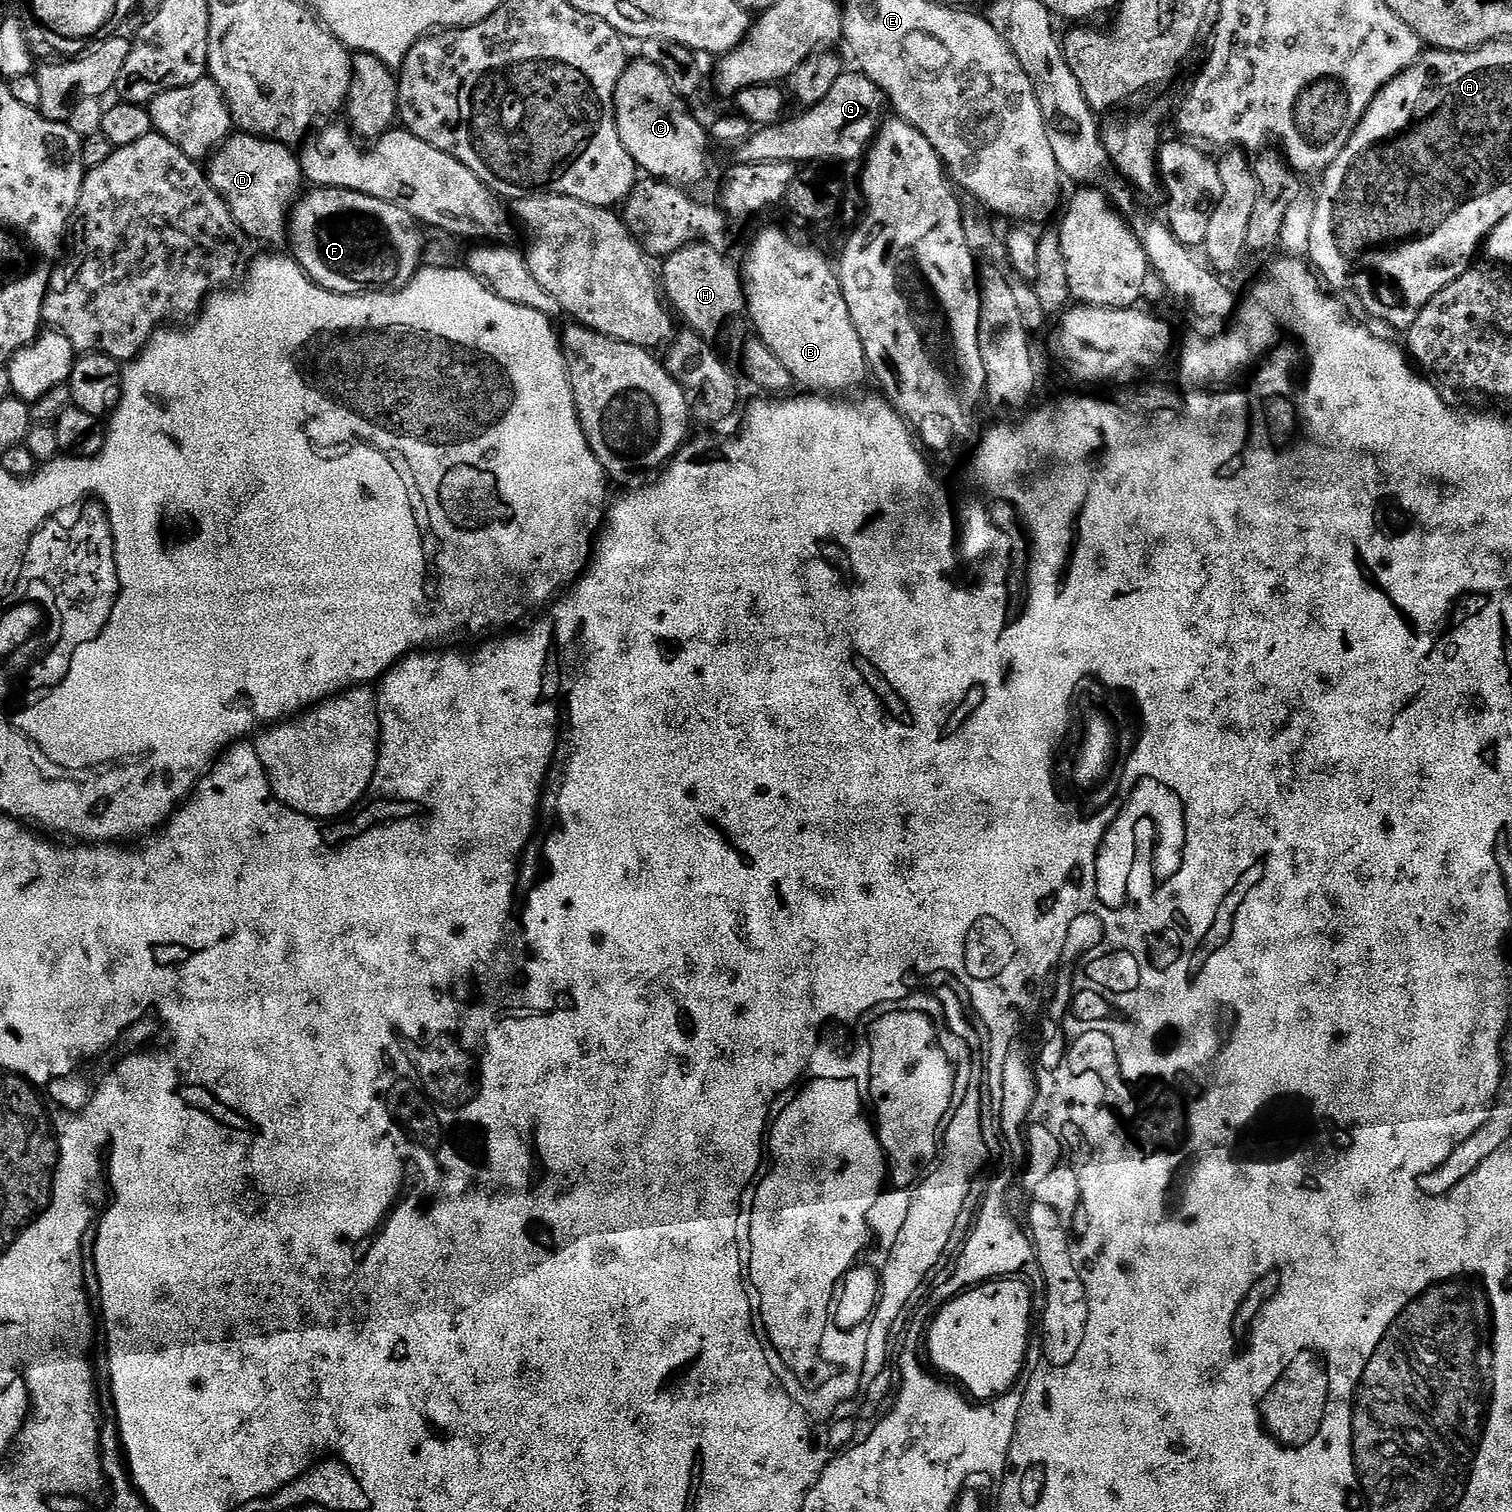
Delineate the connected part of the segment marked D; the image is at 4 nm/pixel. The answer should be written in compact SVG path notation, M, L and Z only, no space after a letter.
M232 134L229 135L228 139L212 153L210 163L212 163L212 165L207 165L206 168L208 181L212 183L212 189L215 190L216 193L225 200L225 202L227 202L228 209L234 218L234 222L238 222L238 226L243 230L243 232L246 233L246 235L248 235L253 241L265 240L268 244L280 244L284 240L285 243L286 237L290 232L290 213L298 197L301 195L302 187L300 188L300 184L303 185L305 183L304 171L300 168L299 155L297 155L297 153L293 151L289 145L280 144L277 140L264 140L260 136L249 136L247 134Z

